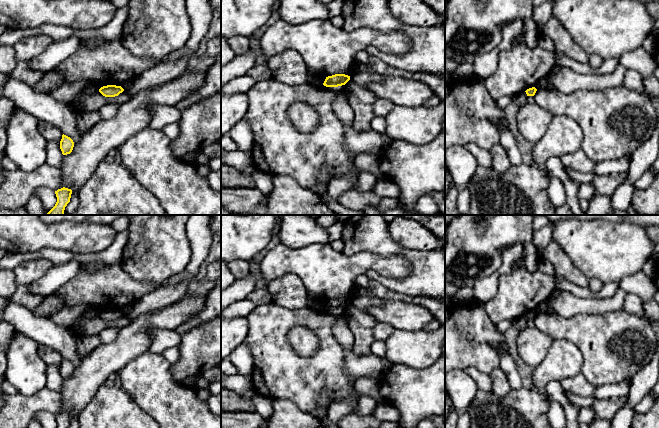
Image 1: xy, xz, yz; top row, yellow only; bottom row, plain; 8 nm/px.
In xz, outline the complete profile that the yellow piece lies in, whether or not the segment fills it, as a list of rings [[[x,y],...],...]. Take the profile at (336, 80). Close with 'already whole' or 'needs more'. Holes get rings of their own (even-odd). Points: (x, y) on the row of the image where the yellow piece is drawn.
[[[335,74],[326,77],[323,85],[326,87],[338,87],[345,85],[350,80],[350,76],[345,74]]]; already whole

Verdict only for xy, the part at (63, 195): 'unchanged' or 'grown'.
unchanged

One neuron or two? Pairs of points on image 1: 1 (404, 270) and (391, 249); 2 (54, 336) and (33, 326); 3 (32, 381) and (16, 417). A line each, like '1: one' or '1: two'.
1: two
2: one
3: two

